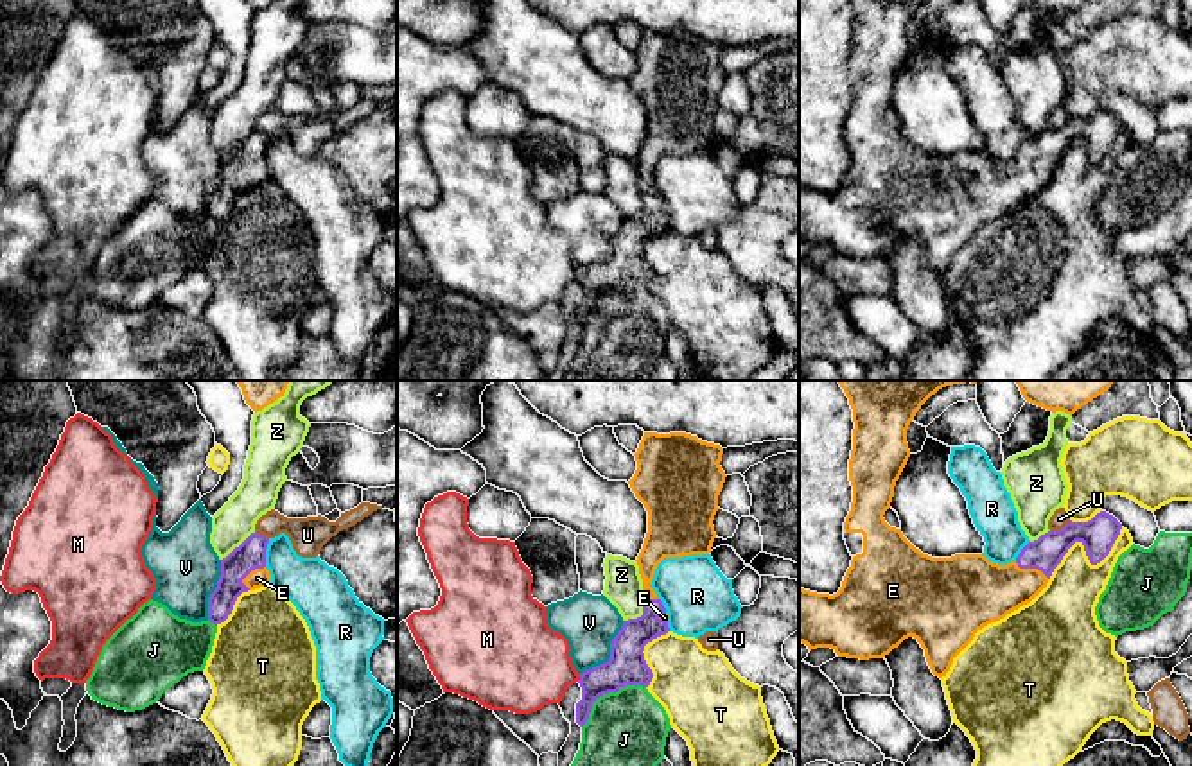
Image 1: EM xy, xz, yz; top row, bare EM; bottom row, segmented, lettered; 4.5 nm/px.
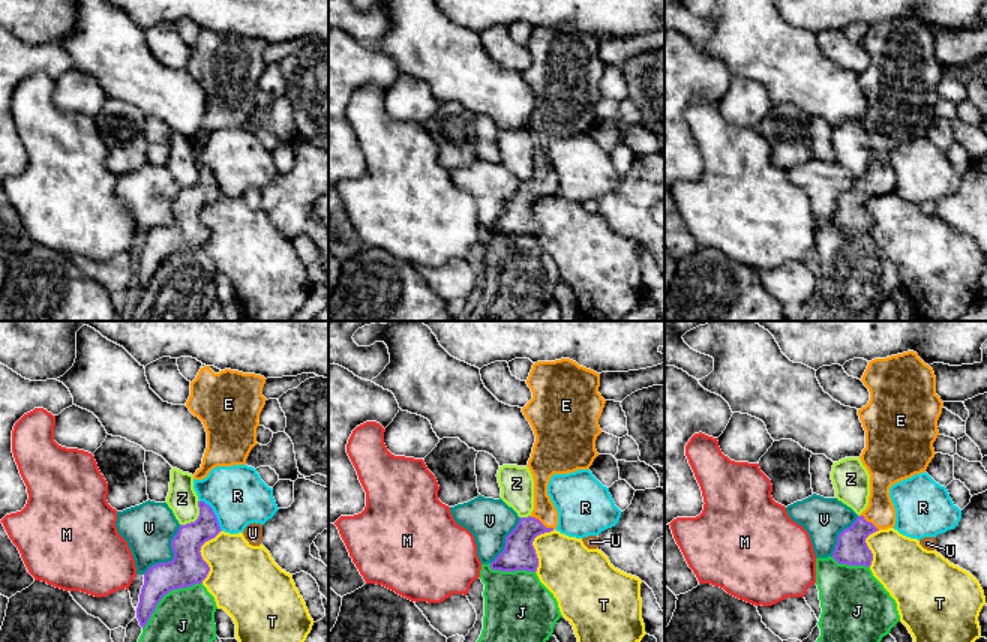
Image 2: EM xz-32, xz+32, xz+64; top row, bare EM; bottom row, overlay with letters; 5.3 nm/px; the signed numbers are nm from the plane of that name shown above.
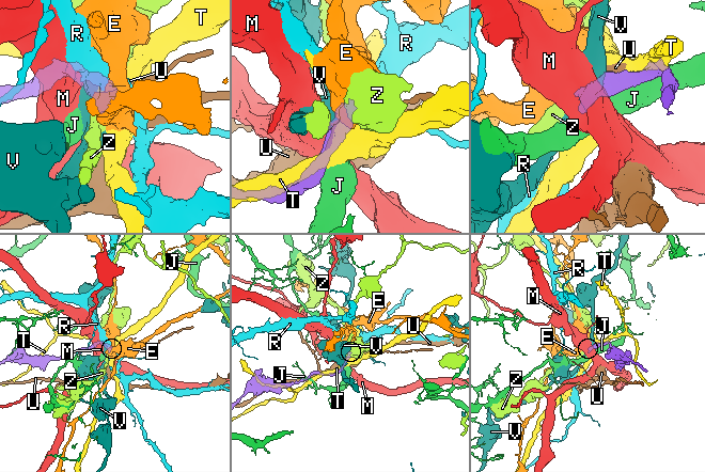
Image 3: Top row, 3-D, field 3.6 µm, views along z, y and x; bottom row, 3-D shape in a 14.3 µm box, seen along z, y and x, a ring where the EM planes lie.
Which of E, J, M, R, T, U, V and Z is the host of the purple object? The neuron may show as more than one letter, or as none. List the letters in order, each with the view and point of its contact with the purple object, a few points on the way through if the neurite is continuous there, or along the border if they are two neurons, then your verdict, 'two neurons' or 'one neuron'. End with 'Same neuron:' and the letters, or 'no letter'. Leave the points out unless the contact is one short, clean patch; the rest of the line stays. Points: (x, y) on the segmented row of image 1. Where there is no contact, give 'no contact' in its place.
E: yz (1033, 567) | across yz (1045, 553), (1033, 567), (1016, 583), (984, 592) | one neuron
J: xz (607, 693) | two neurons
M: xz (580, 678) | along xz (580, 675), (577, 680) | two neurons
R: xy (264, 553) | along xy (270, 539), (264, 565) | two neurons
T: yz (1086, 553) | two neurons
U: yz (1060, 530) | two neurons
V: xz (611, 653) | two neurons
Z: xy (239, 546) | along xy (255, 531), (221, 560) | two neurons
Same neuron: E

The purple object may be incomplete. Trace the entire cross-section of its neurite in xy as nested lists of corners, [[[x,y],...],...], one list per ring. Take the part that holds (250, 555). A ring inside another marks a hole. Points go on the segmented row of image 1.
[[[255,531],[221,560],[217,588],[208,597],[208,621],[212,624],[217,626],[228,619],[242,592],[271,585],[266,569],[267,544],[269,538]]]

